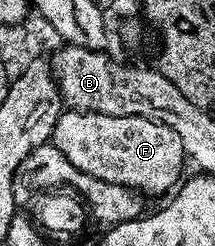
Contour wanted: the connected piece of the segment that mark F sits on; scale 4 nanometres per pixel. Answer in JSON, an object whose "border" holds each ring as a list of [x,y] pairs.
{"border":[[[69,107],[55,123],[51,145],[65,156],[64,160],[68,164],[74,165],[81,173],[109,183],[129,185],[132,189],[149,195],[168,194],[182,180],[181,172],[187,166],[179,135],[175,135],[171,127],[167,127],[162,121],[154,121],[152,117],[103,115]]]}

